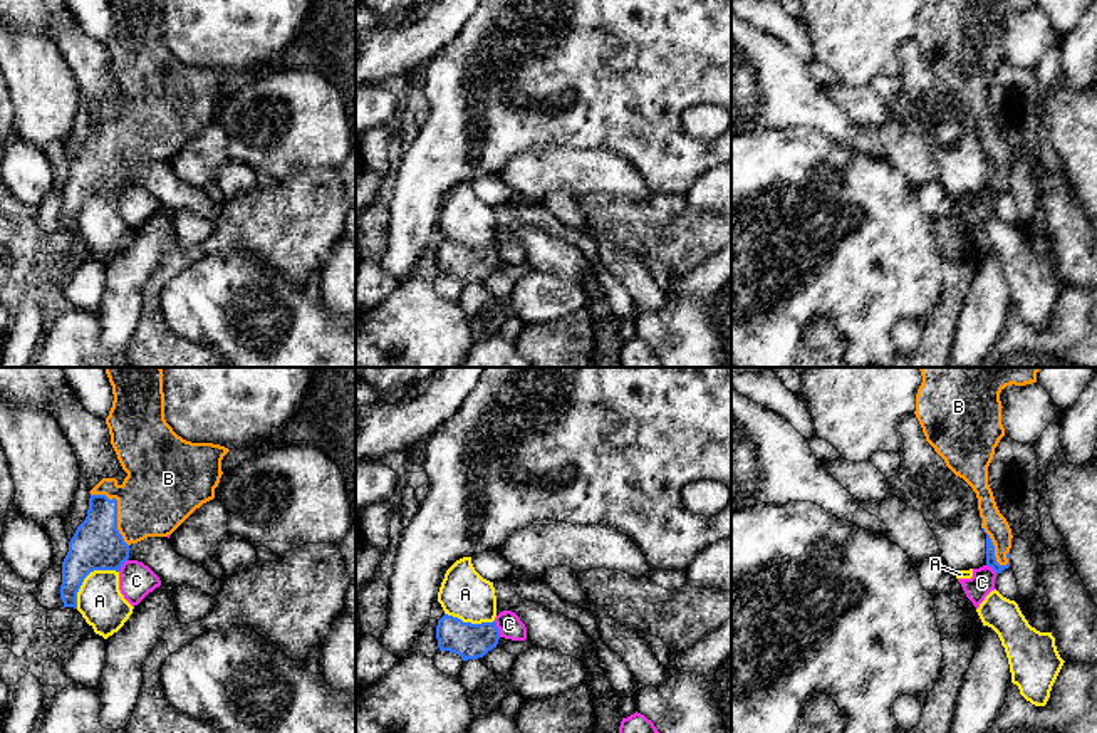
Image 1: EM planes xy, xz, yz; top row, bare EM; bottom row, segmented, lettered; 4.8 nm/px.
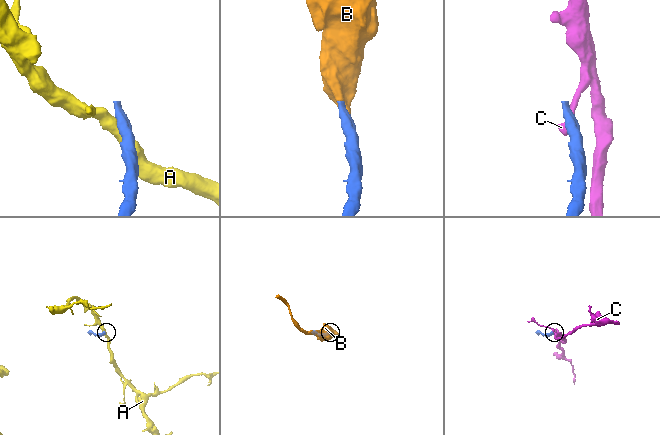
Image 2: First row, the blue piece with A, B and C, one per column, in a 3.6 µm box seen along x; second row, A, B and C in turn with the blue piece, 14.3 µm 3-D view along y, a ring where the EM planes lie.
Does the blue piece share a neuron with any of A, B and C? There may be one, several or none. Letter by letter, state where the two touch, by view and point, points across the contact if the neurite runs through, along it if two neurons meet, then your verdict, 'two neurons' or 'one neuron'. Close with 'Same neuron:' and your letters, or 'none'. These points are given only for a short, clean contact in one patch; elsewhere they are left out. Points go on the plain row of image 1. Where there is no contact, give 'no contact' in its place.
A: contact xy (86, 200); border xy (118, 195), (93, 195), (77, 217), (76, 232); two neurons
B: contact xy (116, 135); way xy (96, 170), (116, 143), (116, 135), (136, 135), (163, 113); one neuron
C: contact xz (497, 254); border xz (493, 245), (500, 260); two neurons
Same neuron: B

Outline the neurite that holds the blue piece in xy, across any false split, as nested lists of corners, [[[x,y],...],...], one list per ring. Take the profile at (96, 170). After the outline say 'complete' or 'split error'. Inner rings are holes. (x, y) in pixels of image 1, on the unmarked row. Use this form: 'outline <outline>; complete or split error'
outline [[[107,0],[112,10],[112,32],[106,42],[111,69],[122,94],[127,97],[119,109],[116,102],[102,102],[89,117],[86,144],[77,151],[62,186],[60,223],[64,231],[77,233],[77,216],[94,195],[116,195],[129,183],[129,169],[148,161],[171,159],[196,133],[215,122],[223,99],[221,84],[230,75],[213,67],[191,67],[178,60],[164,44],[163,0]]]; split error

